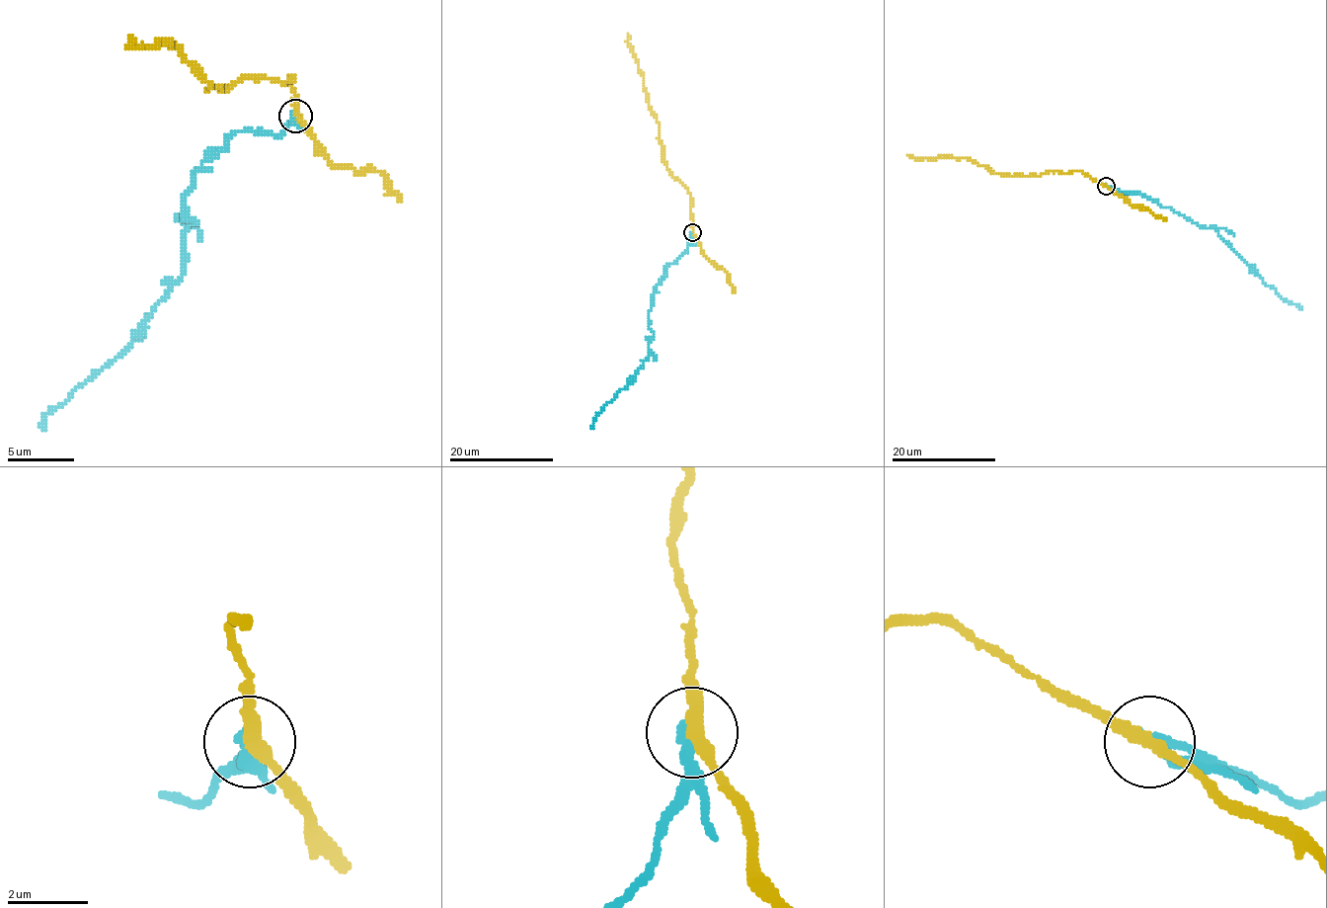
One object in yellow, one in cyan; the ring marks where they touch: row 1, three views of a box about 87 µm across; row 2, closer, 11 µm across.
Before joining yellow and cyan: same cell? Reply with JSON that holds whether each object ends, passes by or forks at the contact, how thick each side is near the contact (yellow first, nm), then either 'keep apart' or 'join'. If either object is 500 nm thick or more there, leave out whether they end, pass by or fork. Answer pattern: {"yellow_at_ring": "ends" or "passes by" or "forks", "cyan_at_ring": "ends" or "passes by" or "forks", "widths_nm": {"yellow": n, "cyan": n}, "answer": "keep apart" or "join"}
{"yellow_at_ring": "passes by", "cyan_at_ring": "ends", "widths_nm": {"yellow": 320, "cyan": 320}, "answer": "keep apart"}

